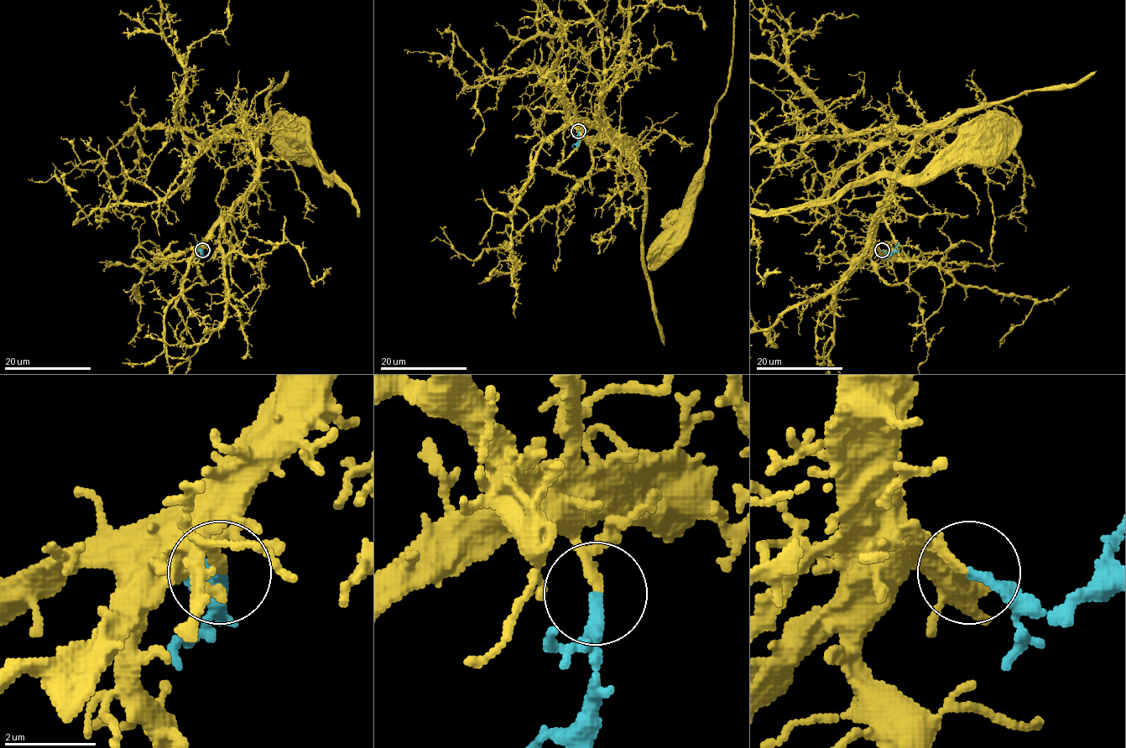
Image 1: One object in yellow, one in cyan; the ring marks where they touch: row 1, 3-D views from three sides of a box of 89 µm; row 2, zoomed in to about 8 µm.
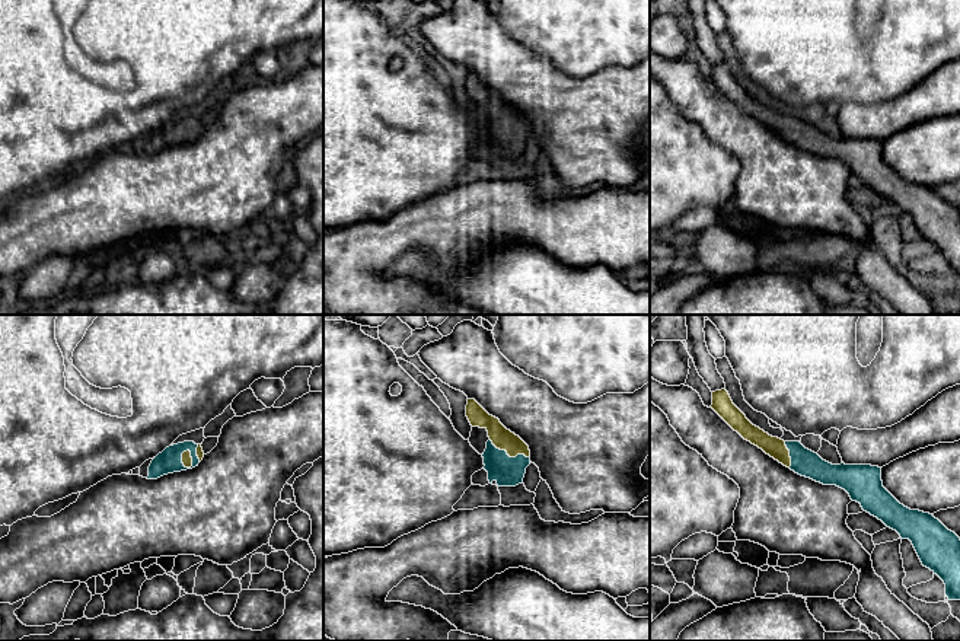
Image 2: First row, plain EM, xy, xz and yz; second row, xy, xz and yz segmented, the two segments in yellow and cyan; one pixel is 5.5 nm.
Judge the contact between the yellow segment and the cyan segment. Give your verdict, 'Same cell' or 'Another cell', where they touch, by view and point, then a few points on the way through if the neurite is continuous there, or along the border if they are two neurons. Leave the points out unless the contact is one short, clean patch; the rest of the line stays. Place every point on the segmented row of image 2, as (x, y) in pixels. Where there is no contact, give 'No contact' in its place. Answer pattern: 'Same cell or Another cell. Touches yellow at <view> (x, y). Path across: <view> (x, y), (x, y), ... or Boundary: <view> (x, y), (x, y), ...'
Same cell. Touches yellow at xy (182, 458). Path across: xy (187, 459), (182, 458), (169, 461)

